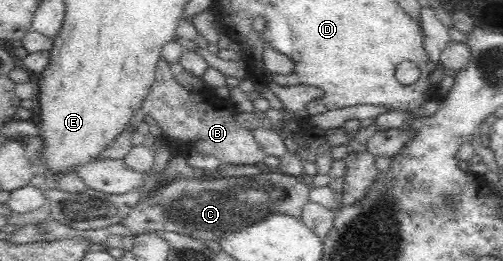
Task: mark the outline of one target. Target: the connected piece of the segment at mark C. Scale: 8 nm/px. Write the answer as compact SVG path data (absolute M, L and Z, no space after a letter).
M279 172L260 173L252 177L207 178L197 176L180 179L172 185L157 186L144 196L118 225L133 233L168 231L197 241L216 241L215 238L233 230L254 224L270 214L282 213L300 220L302 209L310 200L312 187L298 181L298 177Z

